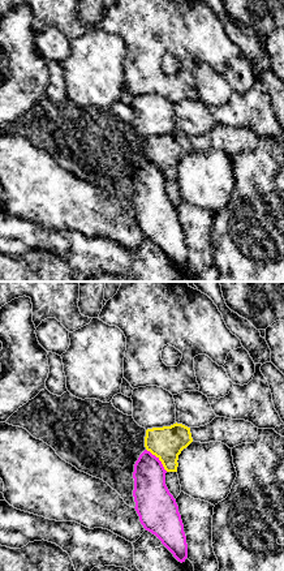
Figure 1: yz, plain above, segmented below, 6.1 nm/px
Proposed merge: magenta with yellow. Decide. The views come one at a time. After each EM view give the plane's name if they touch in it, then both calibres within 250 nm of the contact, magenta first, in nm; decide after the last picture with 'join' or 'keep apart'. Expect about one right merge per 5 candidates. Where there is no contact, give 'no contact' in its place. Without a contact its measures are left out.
contact in yz; calibres 220 and 200 nm

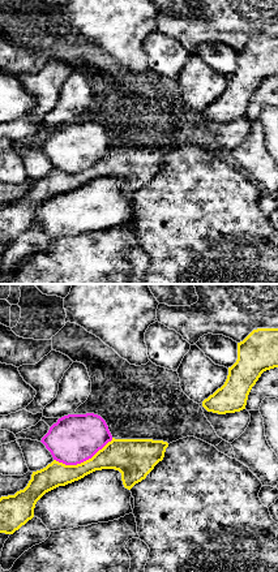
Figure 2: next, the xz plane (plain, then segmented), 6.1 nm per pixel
contact in xz; calibres 300 and 200 nm

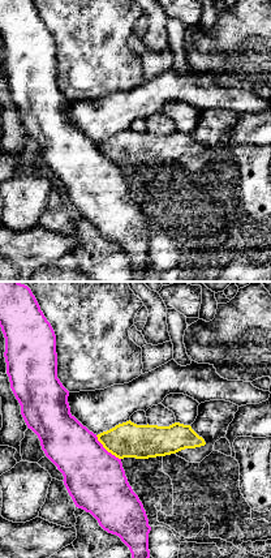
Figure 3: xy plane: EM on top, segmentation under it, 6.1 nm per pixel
contact in xy; calibres 360 and 220 nm

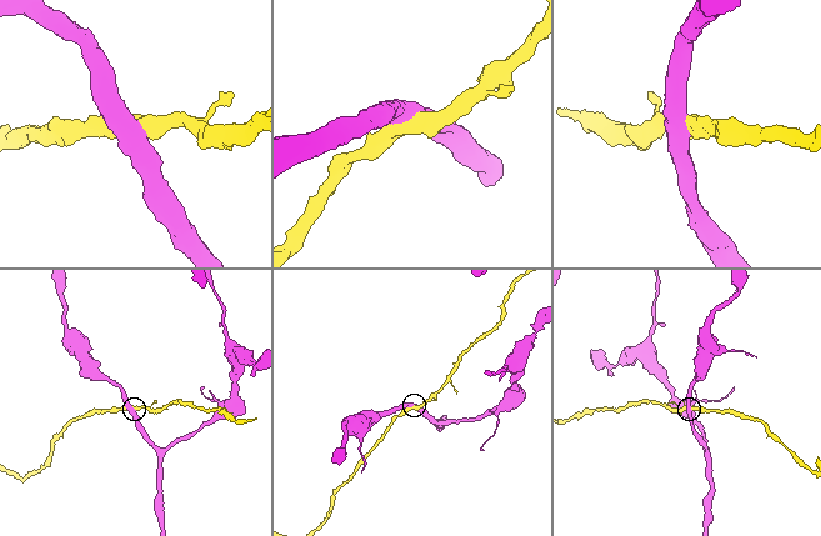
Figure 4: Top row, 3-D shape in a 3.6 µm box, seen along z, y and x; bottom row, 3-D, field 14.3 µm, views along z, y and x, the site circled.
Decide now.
keep apart

